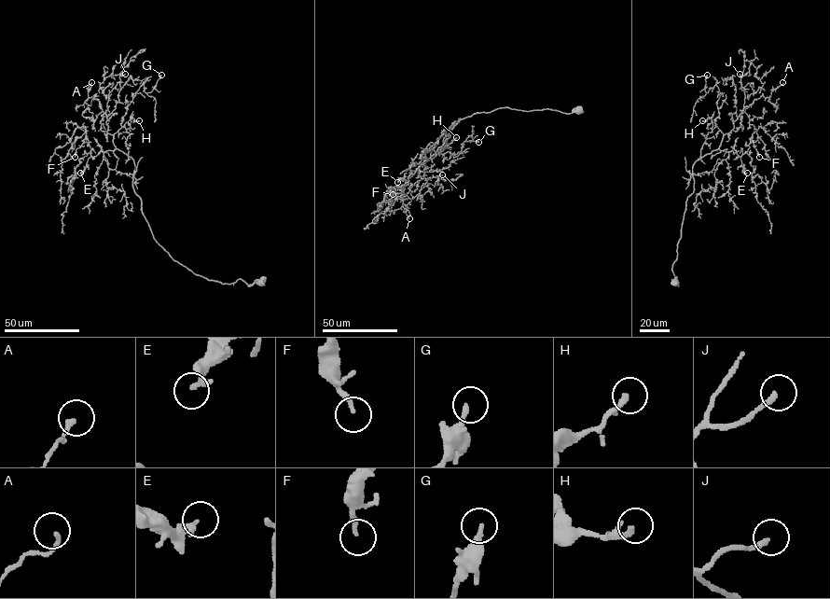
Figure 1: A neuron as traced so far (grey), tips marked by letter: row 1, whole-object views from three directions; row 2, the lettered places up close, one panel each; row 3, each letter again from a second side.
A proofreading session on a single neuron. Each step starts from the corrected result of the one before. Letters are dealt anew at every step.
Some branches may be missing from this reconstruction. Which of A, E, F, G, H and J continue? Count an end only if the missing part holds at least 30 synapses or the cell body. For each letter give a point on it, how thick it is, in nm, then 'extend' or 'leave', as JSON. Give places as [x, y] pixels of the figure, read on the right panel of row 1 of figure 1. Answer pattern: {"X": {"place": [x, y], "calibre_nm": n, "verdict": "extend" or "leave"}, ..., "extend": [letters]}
{"A": {"place": [782, 82], "calibre_nm": 170, "verdict": "leave"}, "E": {"place": [747, 173], "calibre_nm": 240, "verdict": "leave"}, "F": {"place": [759, 157], "calibre_nm": 190, "verdict": "leave"}, "G": {"place": [707, 75], "calibre_nm": 240, "verdict": "leave"}, "H": {"place": [702, 120], "calibre_nm": 160, "verdict": "extend"}, "J": {"place": [740, 74], "calibre_nm": 220, "verdict": "extend"}, "extend": ["H", "J"]}

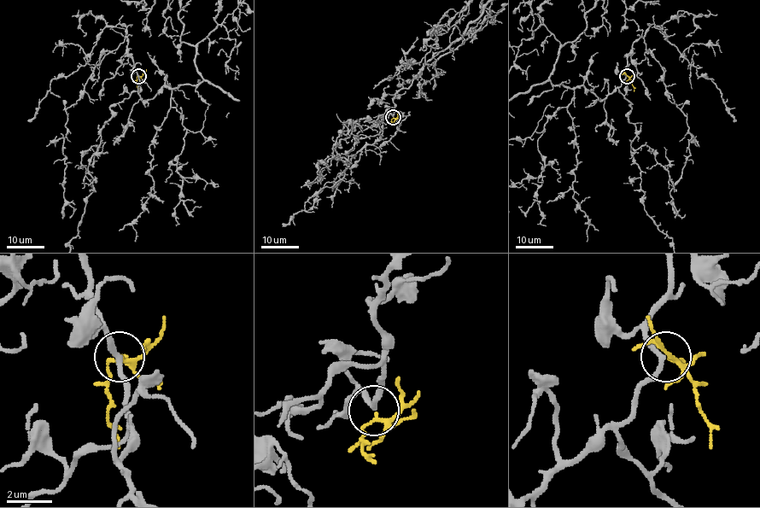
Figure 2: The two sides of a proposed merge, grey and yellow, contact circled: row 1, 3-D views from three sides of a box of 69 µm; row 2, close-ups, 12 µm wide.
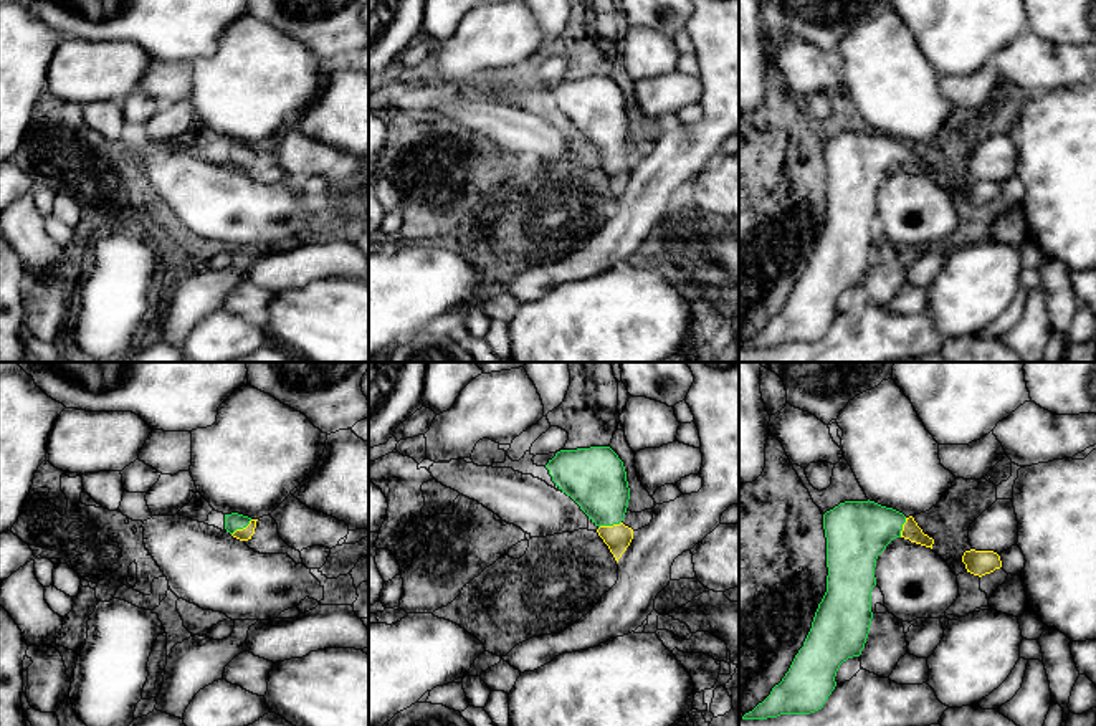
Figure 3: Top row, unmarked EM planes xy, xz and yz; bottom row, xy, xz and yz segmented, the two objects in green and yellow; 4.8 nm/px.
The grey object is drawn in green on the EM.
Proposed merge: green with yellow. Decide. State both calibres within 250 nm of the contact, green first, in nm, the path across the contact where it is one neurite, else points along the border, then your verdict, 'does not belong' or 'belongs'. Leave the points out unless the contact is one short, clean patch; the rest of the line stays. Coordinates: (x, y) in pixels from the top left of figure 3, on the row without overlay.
300 nm thick on the green side, 130 nm on the other; runs through xz (595, 108), (605, 131), (609, 154), (619, 166); belongs

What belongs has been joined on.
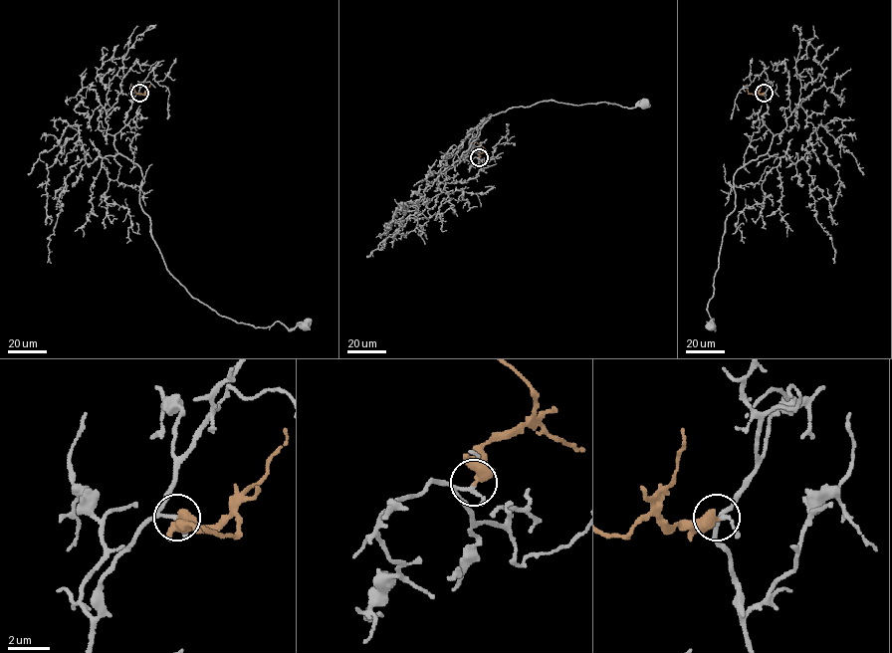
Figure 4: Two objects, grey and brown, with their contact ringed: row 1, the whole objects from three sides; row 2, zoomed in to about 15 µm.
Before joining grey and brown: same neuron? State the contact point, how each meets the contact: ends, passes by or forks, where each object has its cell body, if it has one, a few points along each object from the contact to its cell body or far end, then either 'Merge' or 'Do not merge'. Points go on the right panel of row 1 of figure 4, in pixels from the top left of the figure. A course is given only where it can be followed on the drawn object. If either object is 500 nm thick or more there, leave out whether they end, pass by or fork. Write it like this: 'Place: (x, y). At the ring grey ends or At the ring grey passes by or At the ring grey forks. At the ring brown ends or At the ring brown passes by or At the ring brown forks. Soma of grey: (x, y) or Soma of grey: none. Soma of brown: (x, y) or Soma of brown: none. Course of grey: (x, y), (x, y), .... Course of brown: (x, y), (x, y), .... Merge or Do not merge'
Place: (764, 93). At the ring grey forks. At the ring brown passes by. Soma of grey: (711, 326). Soma of brown: none. Course of grey: (764, 94), (762, 120), (772, 142), (734, 175), (735, 207), (726, 221), (708, 304), (715, 329), (711, 326). Course of brown: (764, 93), (748, 93), (747, 84). Merge

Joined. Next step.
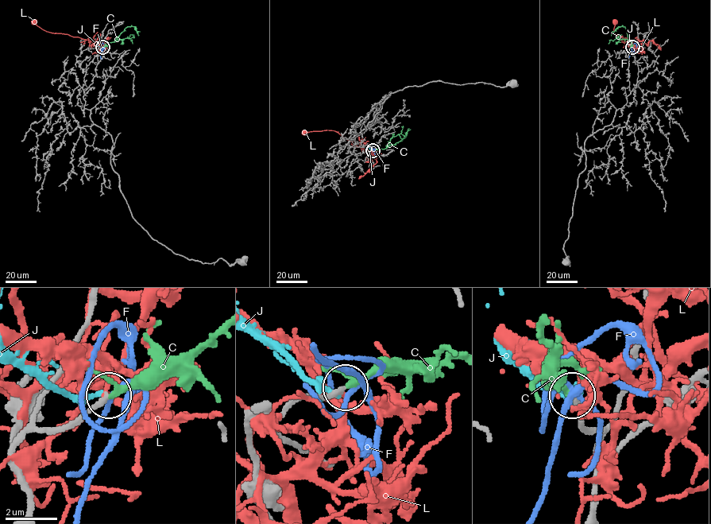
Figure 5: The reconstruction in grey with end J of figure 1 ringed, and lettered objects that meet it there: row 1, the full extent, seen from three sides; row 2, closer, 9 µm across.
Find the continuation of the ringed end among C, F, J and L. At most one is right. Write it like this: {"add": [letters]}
{"add": ["C"]}

